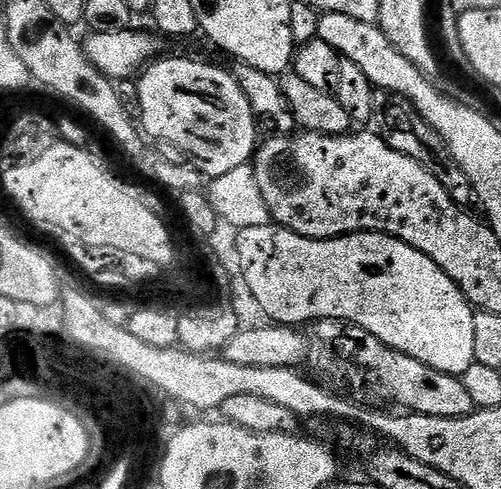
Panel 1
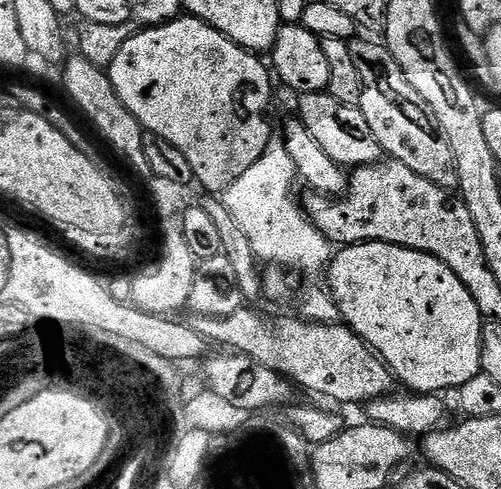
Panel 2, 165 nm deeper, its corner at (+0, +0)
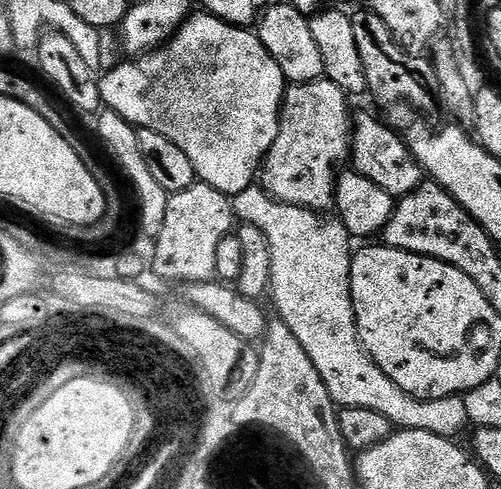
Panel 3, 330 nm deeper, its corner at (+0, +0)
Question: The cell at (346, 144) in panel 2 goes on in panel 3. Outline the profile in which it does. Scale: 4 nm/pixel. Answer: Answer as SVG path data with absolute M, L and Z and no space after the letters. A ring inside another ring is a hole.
M364 112L357 116L355 113L354 123L350 128L350 164L359 176L370 178L374 186L382 186L382 190L386 190L386 194L393 198L408 196L426 180L424 169L412 156L403 135L387 128L378 117L367 116Z

